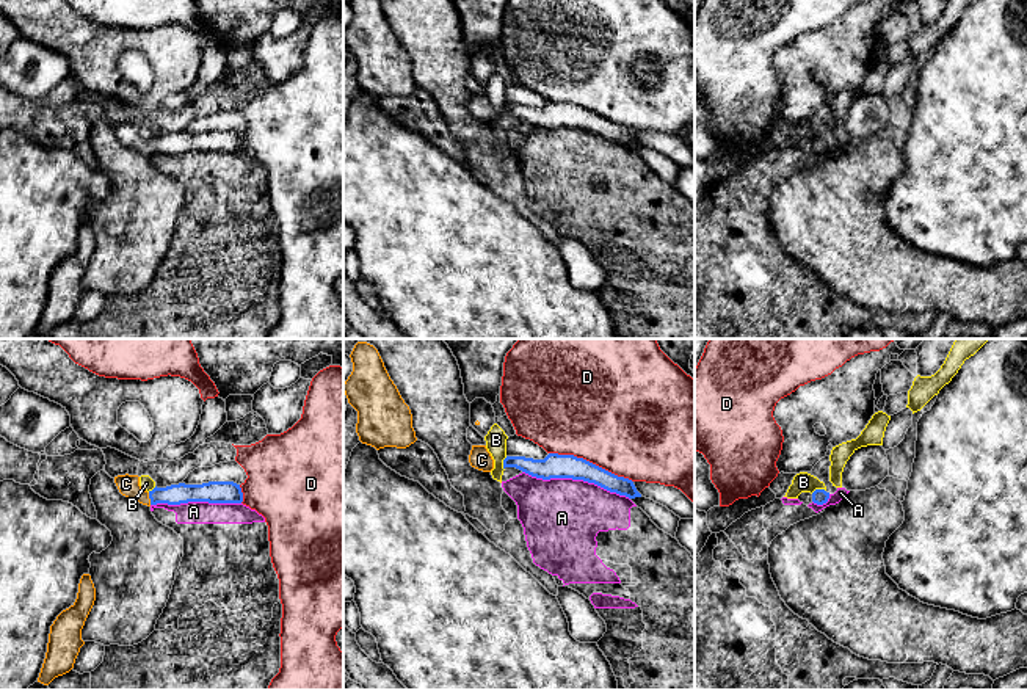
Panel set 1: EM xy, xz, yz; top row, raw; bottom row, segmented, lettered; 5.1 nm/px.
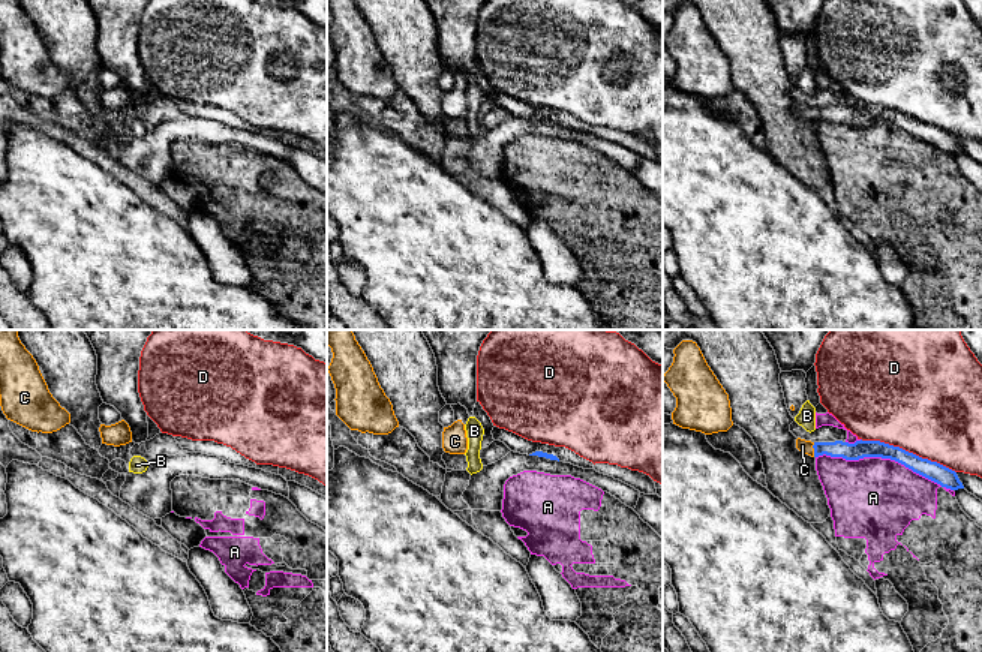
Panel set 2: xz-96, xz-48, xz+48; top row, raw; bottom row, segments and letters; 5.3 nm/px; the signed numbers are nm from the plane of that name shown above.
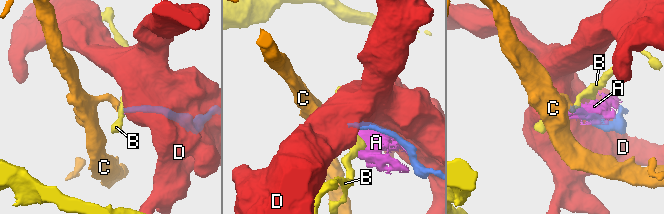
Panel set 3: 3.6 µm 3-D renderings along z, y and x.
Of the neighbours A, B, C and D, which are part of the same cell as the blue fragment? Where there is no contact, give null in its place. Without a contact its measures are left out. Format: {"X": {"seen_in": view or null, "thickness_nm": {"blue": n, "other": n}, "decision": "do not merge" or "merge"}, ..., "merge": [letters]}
{"A": {"seen_in": "xz", "thickness_nm": {"blue": 130, "other": 400}, "decision": "do not merge"}, "B": {"seen_in": "yz", "thickness_nm": {"blue": 80, "other": 110}, "decision": "do not merge"}, "C": {"seen_in": "xy", "thickness_nm": {"blue": 110, "other": 110}, "decision": "merge"}, "D": {"seen_in": "xz", "thickness_nm": {"blue": 130, "other": 500}, "decision": "do not merge"}, "merge": ["C"]}

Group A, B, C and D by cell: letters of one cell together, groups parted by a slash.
A / B / C / D

